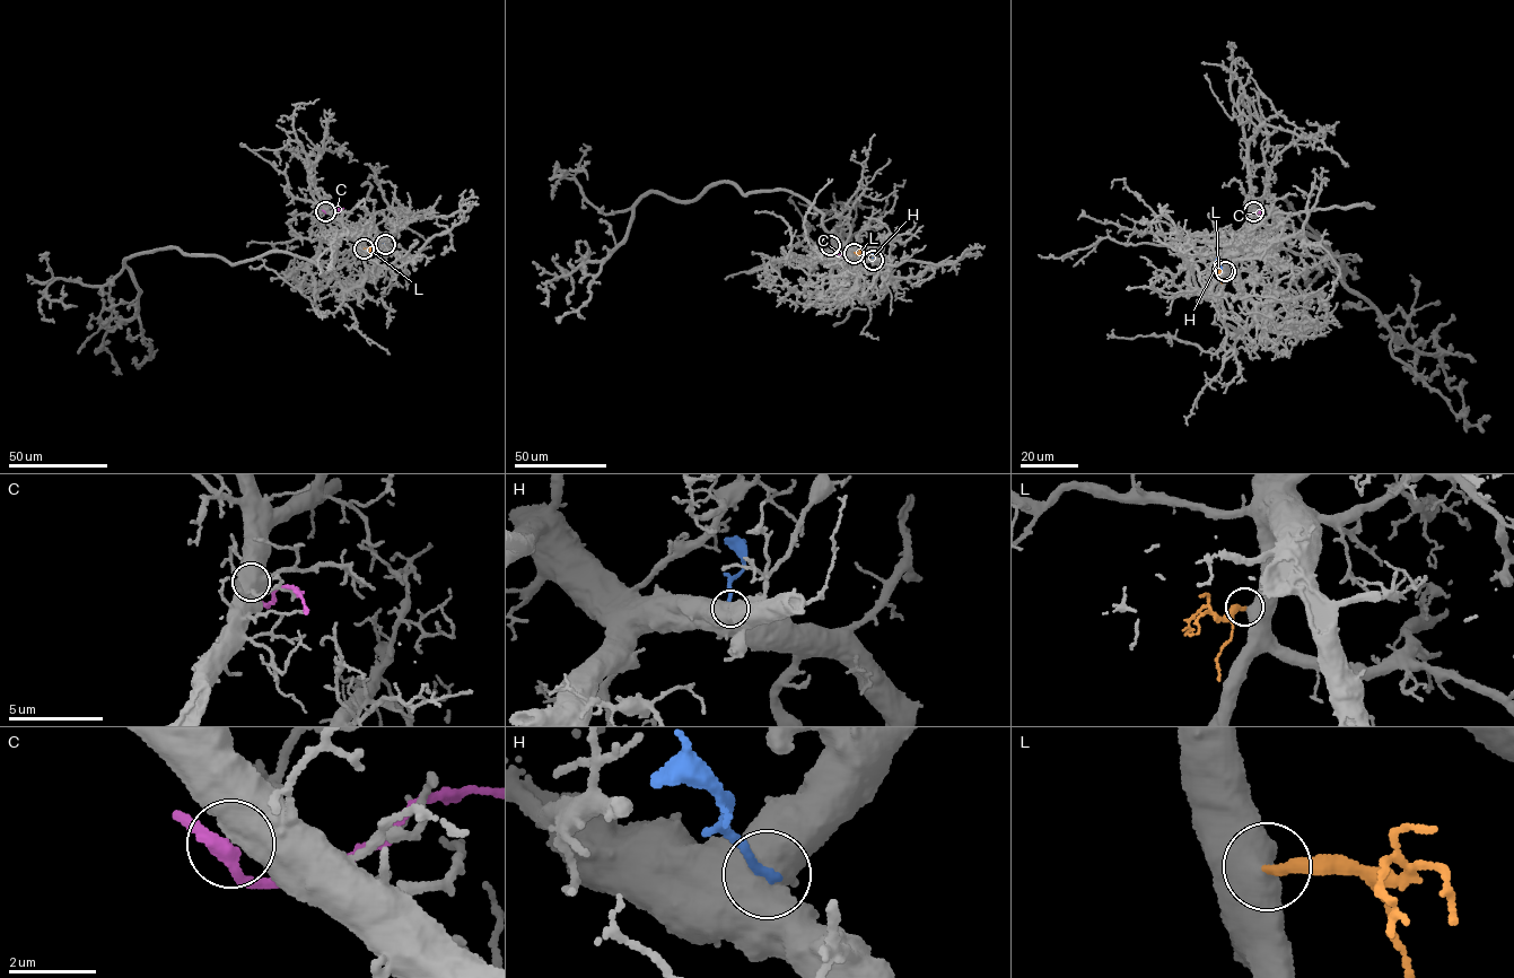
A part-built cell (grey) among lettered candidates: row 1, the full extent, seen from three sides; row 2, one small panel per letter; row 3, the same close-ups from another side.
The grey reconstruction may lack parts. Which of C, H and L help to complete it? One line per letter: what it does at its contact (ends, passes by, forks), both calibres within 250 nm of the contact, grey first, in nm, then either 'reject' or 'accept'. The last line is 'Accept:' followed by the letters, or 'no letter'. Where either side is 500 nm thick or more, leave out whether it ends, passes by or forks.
C: 800/320 nm | reject
H: 850/220 nm | reject
L: 600/260 nm | accept
Accept: L

